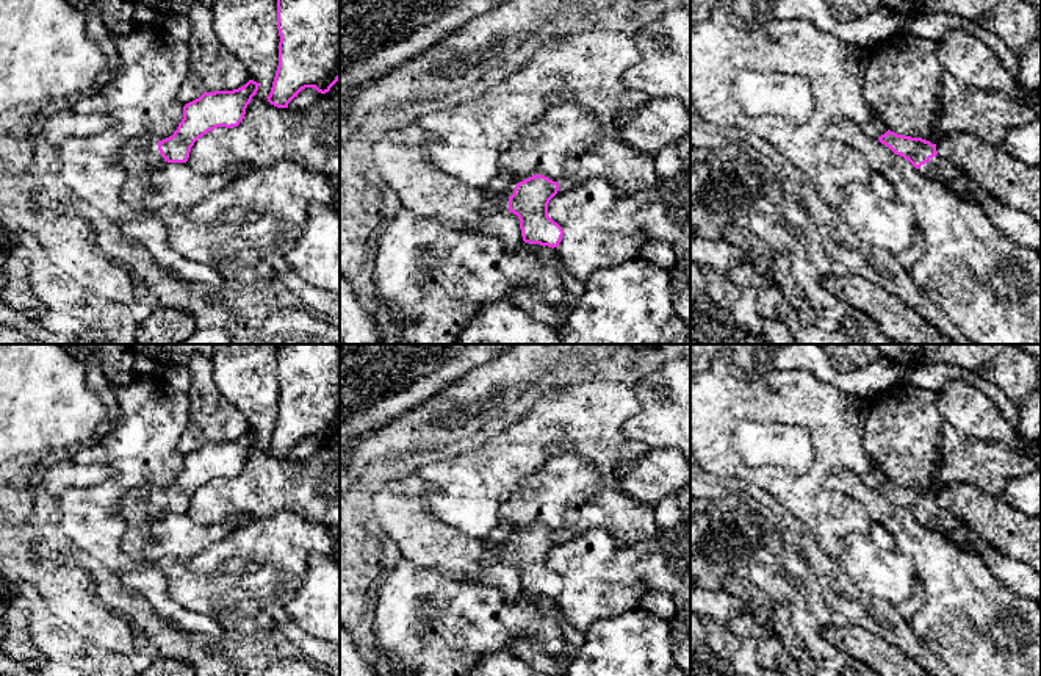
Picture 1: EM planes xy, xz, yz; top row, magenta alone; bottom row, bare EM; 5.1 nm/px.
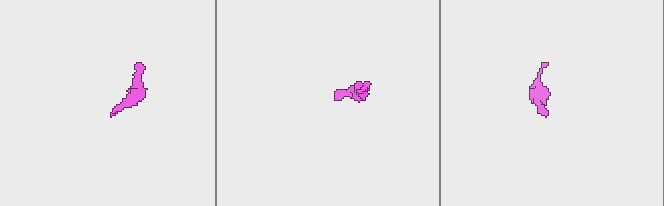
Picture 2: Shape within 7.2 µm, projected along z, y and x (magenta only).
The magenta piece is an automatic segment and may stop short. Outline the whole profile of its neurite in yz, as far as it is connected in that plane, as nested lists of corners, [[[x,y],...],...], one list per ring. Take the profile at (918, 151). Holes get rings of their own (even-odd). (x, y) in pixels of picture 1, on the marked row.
[[[891,130],[881,135],[878,141],[889,147],[895,155],[908,160],[925,178],[952,189],[966,202],[974,199],[977,205],[982,207],[986,219],[1002,235],[1019,246],[1036,250],[1041,255],[1041,224],[1025,213],[1000,203],[992,196],[977,196],[955,189],[952,183],[963,175],[963,171],[960,171],[949,160],[939,156],[936,152],[936,144],[931,144],[922,138],[897,135]]]

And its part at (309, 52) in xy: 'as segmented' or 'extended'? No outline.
as segmented

